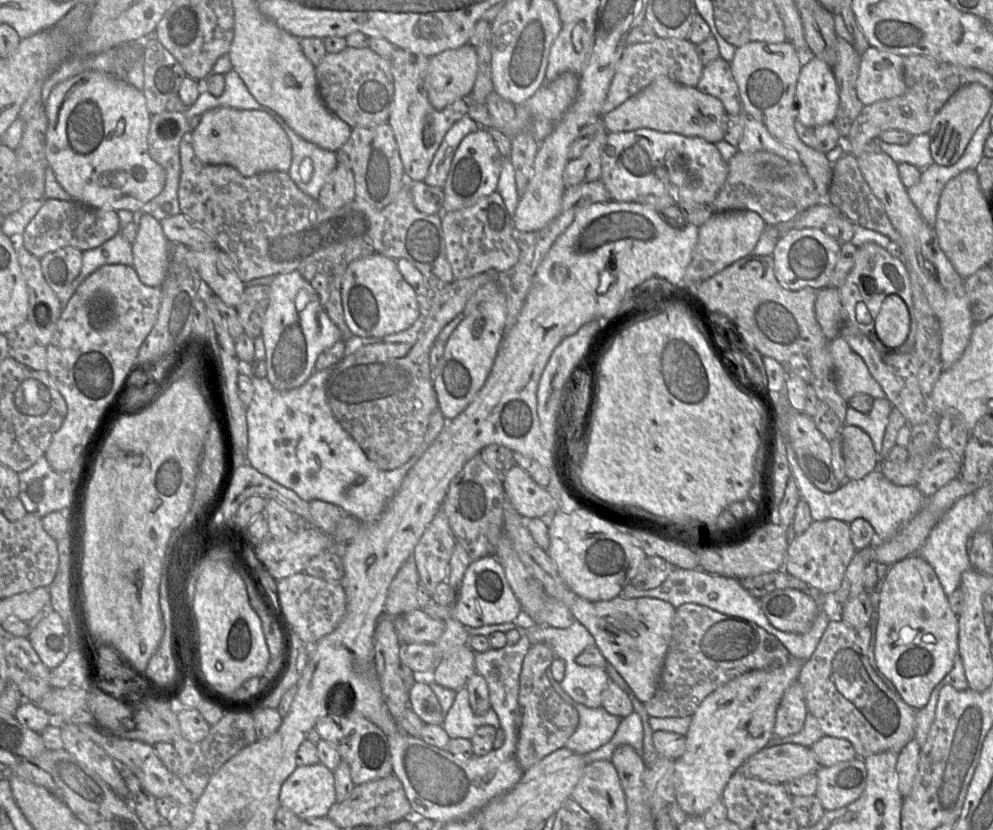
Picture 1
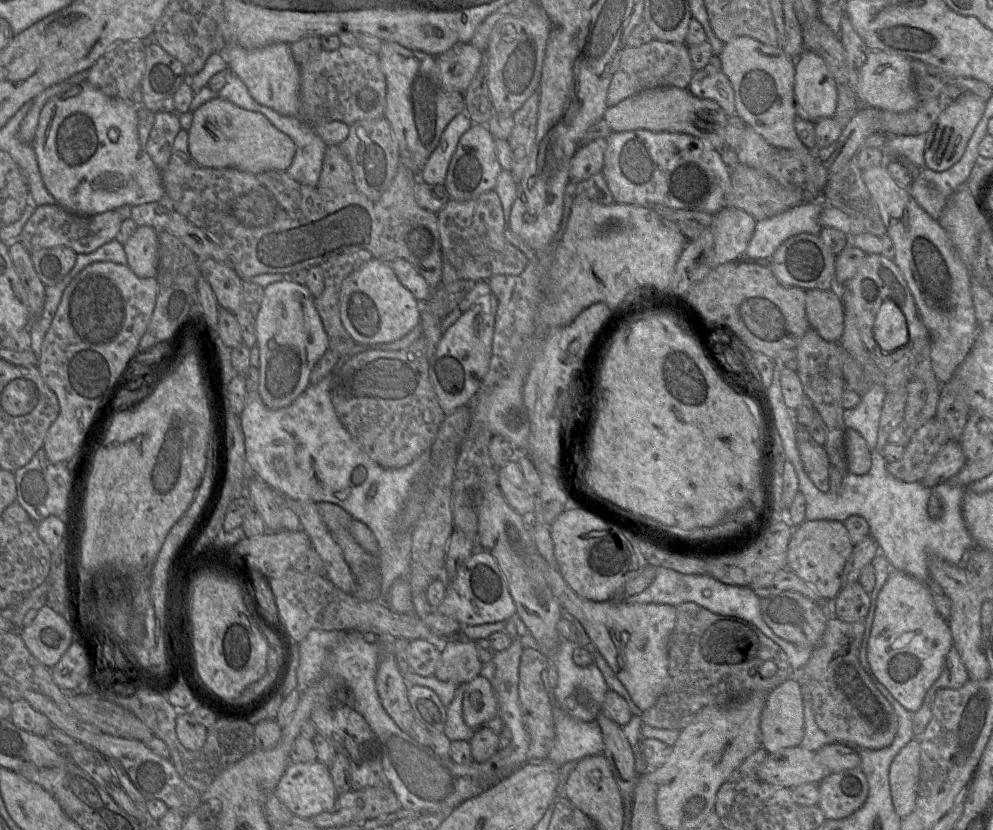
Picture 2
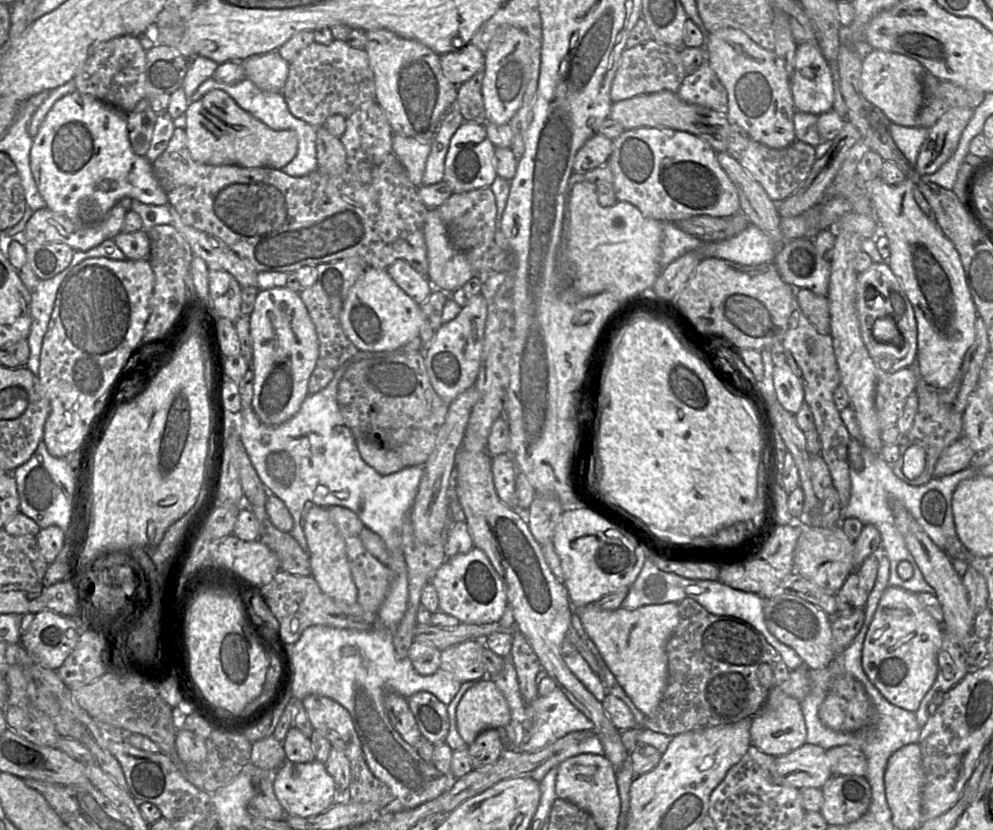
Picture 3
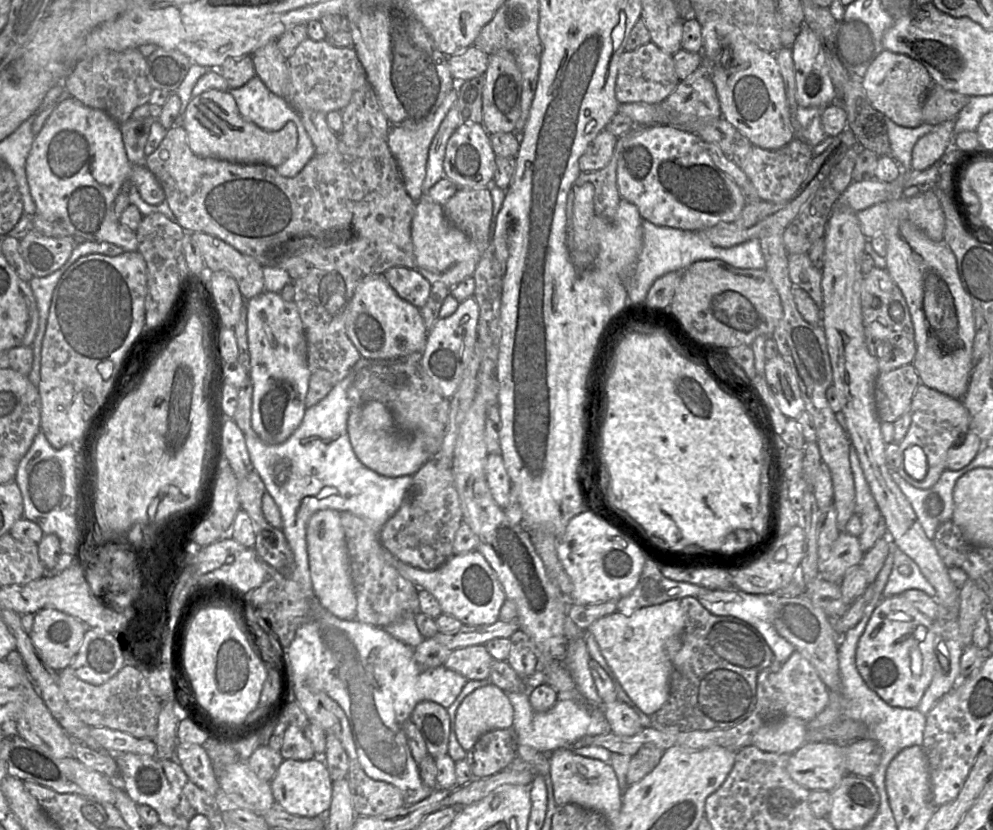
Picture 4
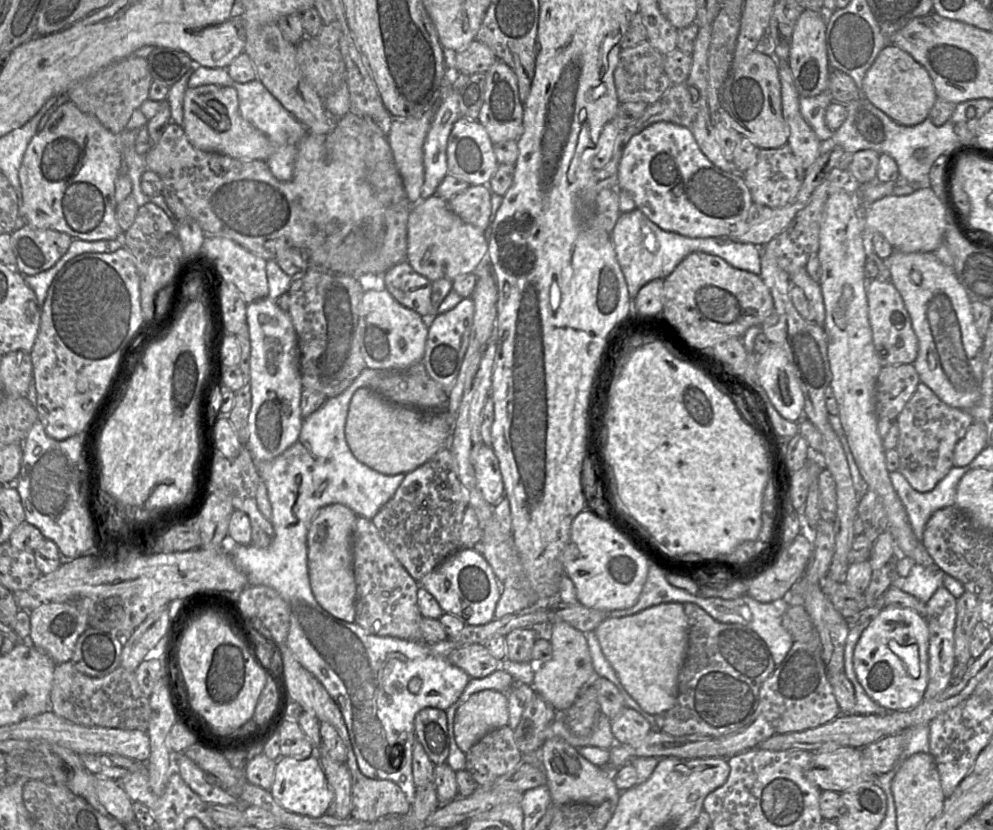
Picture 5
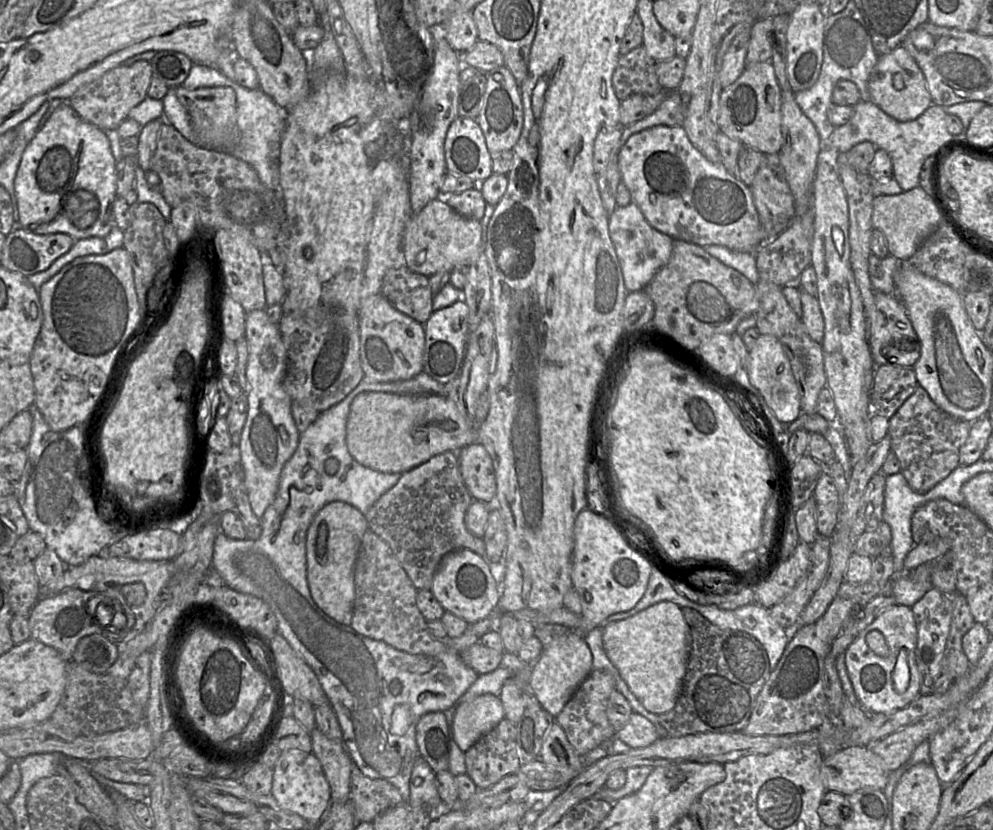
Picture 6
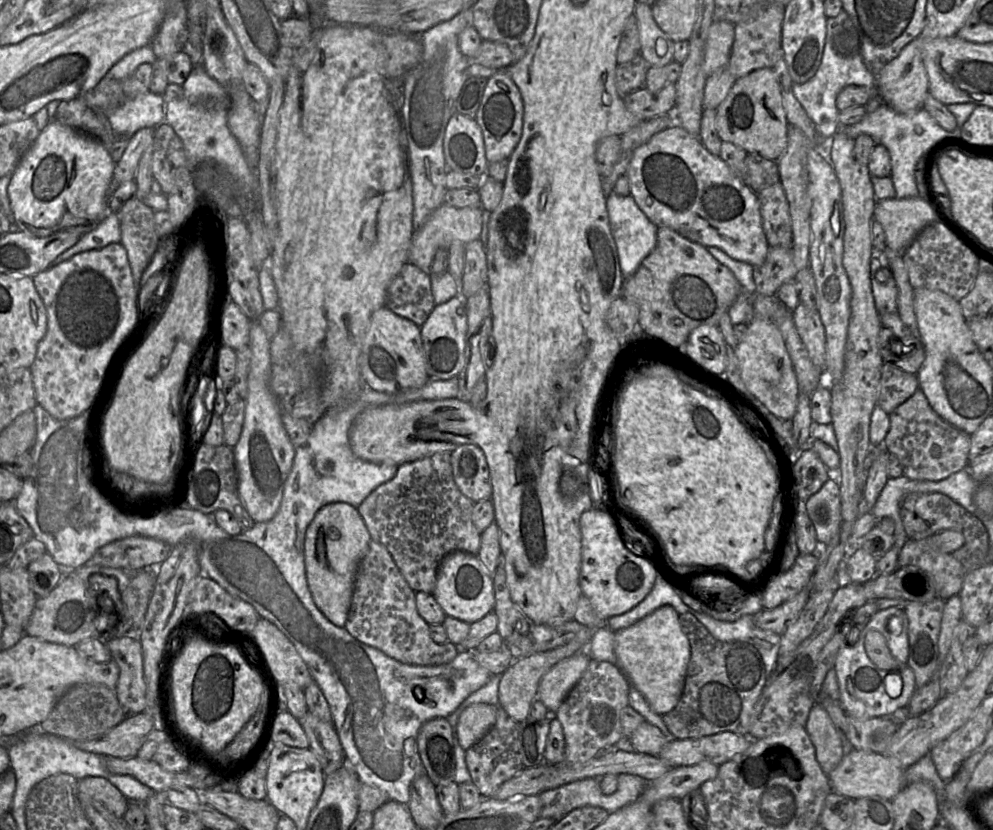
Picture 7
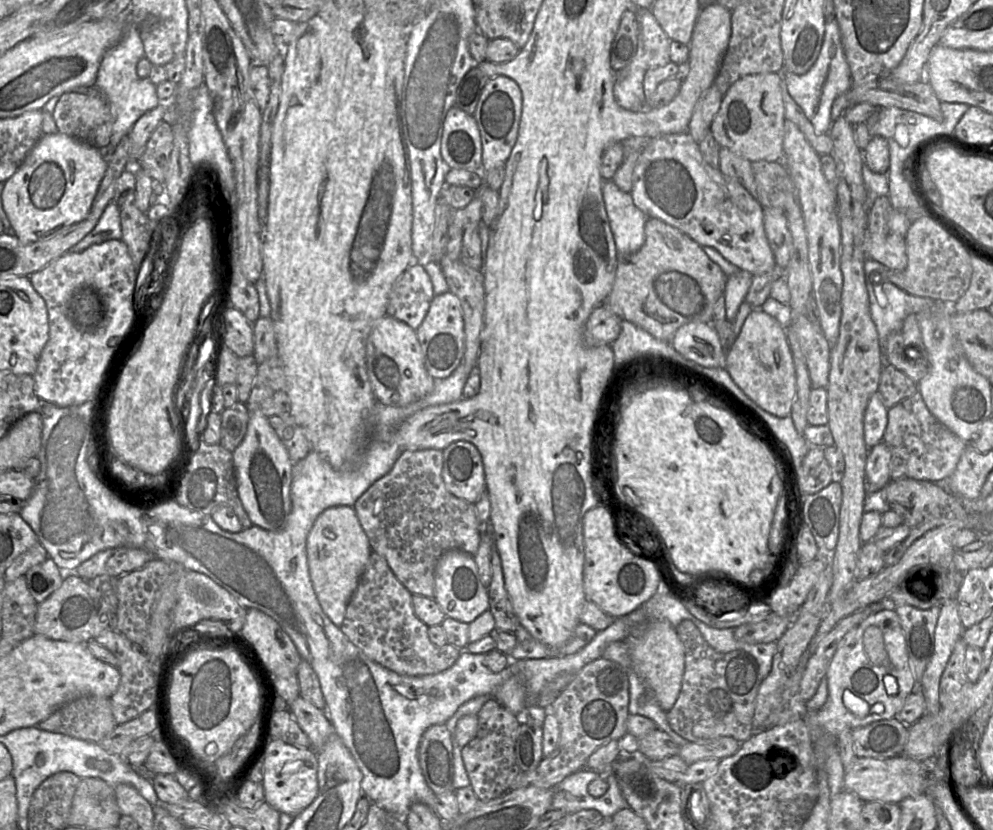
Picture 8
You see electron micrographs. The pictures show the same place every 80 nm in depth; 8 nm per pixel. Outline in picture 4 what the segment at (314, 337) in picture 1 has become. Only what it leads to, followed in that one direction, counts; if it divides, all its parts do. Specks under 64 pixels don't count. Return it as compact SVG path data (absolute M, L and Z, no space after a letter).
M264 291L247 300L247 332L253 383L251 426L259 438L270 445L285 442L301 424L306 411L305 398L311 371L307 361L304 326L294 301L285 301L280 293Z

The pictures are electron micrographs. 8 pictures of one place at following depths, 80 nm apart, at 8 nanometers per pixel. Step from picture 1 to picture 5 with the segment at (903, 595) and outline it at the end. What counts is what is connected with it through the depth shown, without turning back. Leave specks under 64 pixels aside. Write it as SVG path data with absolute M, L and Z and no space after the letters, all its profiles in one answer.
M888 607L874 618L861 634L854 650L853 666L866 694L884 709L910 710L924 699L929 680L929 628L926 620L910 608Z

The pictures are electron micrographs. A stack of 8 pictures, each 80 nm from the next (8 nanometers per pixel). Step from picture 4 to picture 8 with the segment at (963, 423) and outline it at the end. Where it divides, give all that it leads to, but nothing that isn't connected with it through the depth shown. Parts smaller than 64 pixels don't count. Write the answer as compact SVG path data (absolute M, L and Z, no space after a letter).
M919 391L888 409L883 442L892 454L906 462L906 476L933 483L948 479L968 443L939 422L929 411Z

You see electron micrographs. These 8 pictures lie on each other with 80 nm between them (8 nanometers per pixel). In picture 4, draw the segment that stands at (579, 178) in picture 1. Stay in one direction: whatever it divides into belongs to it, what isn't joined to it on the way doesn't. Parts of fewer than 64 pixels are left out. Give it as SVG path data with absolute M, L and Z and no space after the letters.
M602 130L579 158L581 172L598 171L606 167L614 153L617 139L608 130Z

